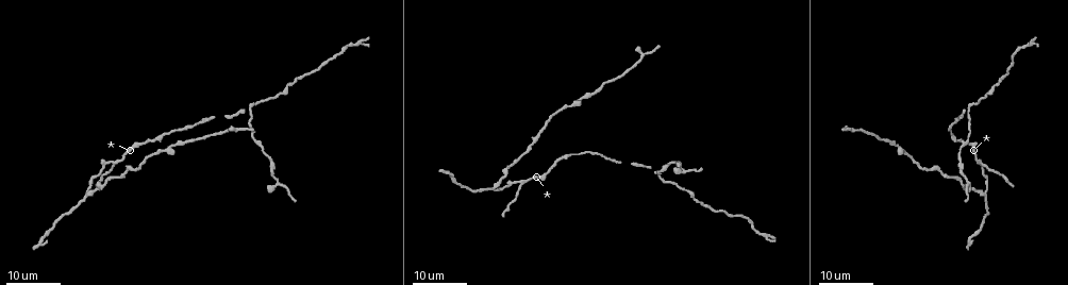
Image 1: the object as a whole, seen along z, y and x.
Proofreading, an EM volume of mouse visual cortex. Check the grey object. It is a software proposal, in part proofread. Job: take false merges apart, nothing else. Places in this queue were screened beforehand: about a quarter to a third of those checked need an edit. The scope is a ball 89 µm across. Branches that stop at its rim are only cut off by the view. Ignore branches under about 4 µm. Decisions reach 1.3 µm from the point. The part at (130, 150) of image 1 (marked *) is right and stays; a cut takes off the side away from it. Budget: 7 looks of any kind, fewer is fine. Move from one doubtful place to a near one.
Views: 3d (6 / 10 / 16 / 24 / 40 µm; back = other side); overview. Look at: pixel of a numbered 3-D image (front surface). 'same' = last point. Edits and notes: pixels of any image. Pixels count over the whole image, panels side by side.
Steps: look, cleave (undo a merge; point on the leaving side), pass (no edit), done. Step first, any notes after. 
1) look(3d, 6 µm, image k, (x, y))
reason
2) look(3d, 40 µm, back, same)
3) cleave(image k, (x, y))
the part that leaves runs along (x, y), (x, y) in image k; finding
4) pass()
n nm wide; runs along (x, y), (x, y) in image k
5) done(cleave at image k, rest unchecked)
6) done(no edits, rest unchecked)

look(3d, 16 µm, image 1, (519, 184))
three-way junction

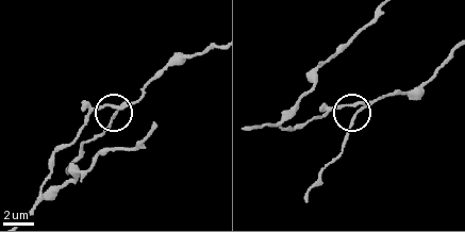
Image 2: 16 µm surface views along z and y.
look(3d, 6 µm, image 2, (117, 106))

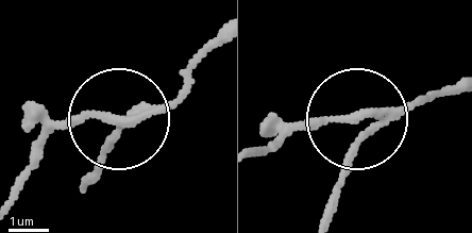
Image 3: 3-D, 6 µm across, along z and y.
cleave(image 3, (113, 137))
3 arms; two neurons meet here

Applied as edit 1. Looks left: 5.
look(3d, 24 µm, image 1, (495, 185))
three-way junction

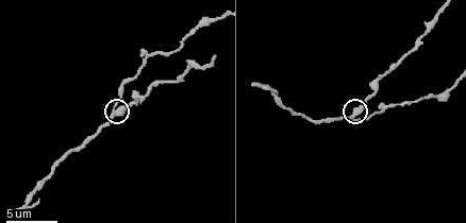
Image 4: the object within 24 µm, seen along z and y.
look(3d, 6 µm, image 4, (354, 116))

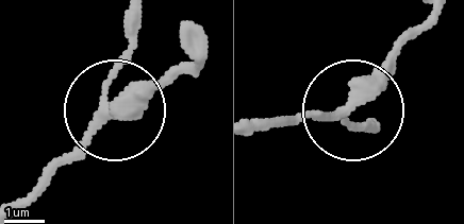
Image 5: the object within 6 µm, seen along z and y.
pass()
3 arms; one neuron here

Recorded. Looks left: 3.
look(3d, 6 µm, image 4, (439, 14))
sudden change in width

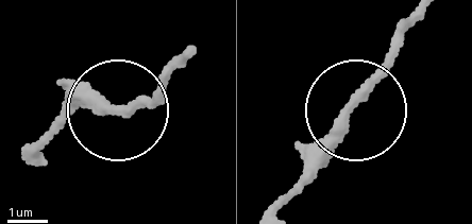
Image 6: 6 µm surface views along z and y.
pass()
runs along (34, 151), (82, 109), (142, 109), (163, 93) in image 6; continuous, no second neuron

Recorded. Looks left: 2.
done(cleave at image 3, rest unchecked)

